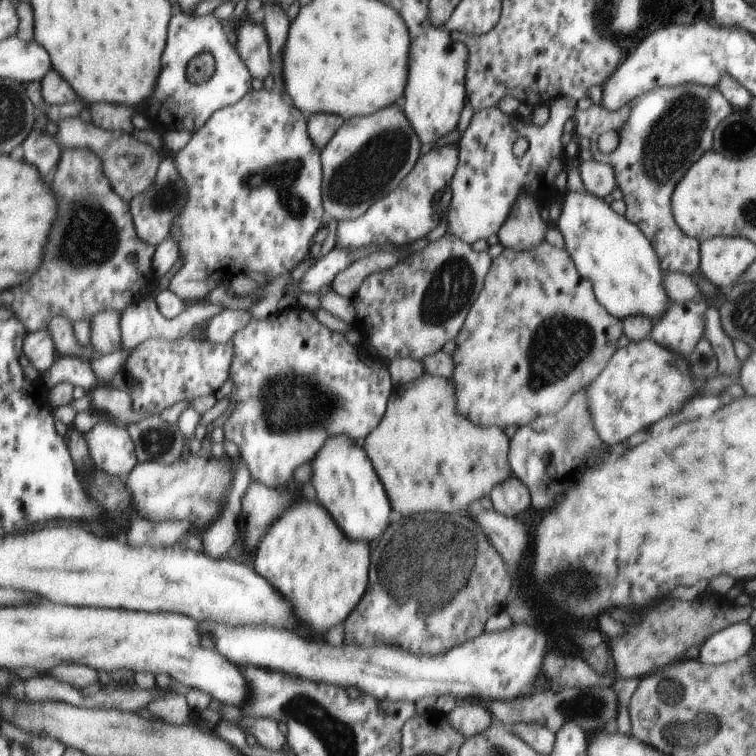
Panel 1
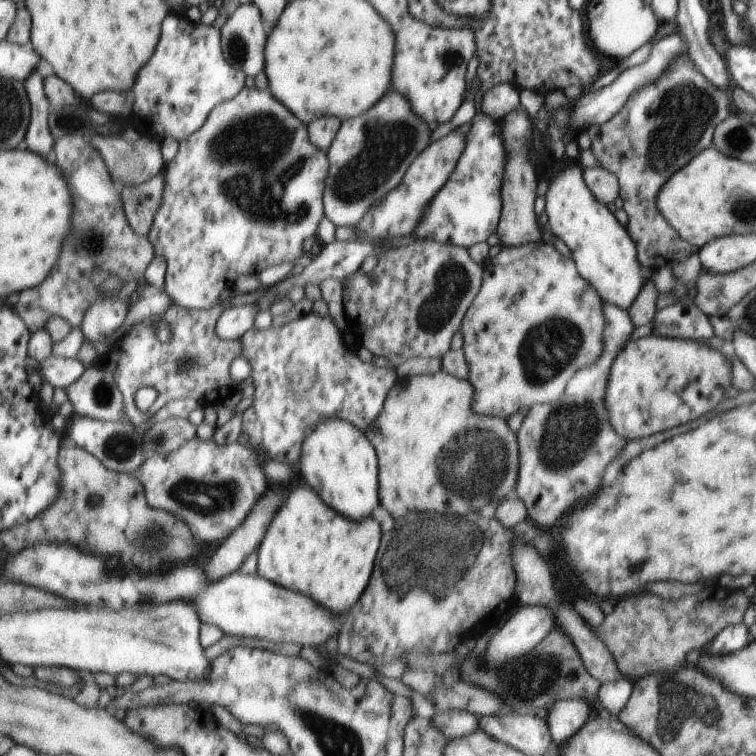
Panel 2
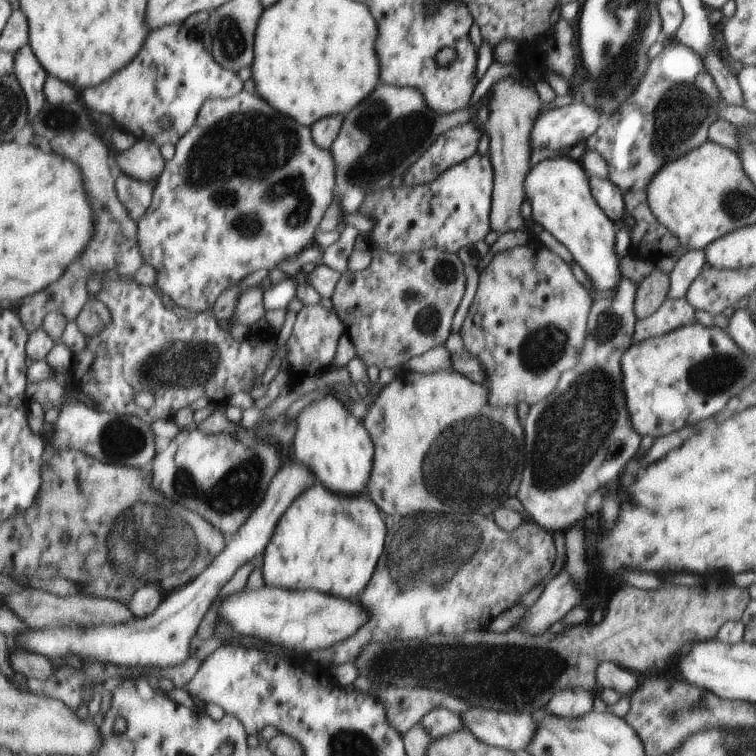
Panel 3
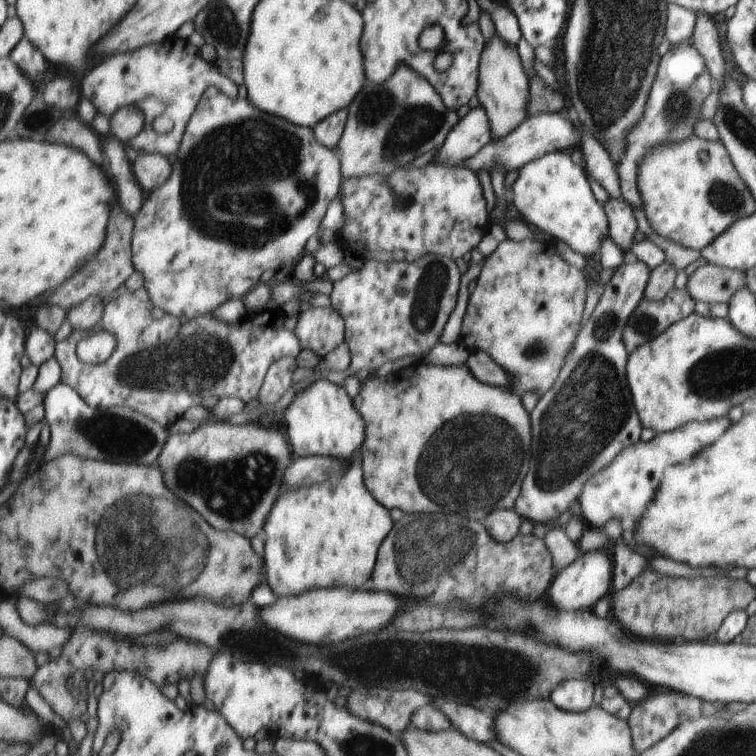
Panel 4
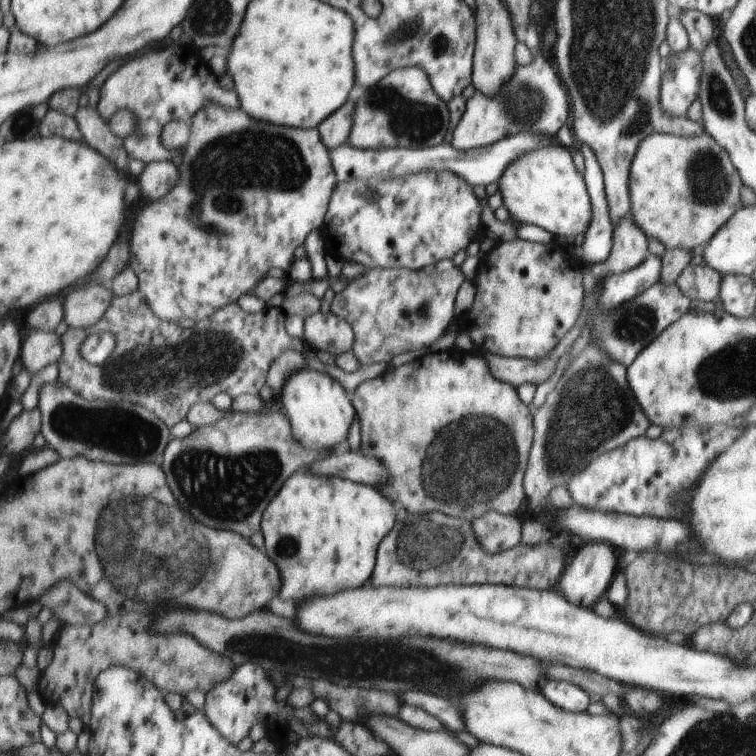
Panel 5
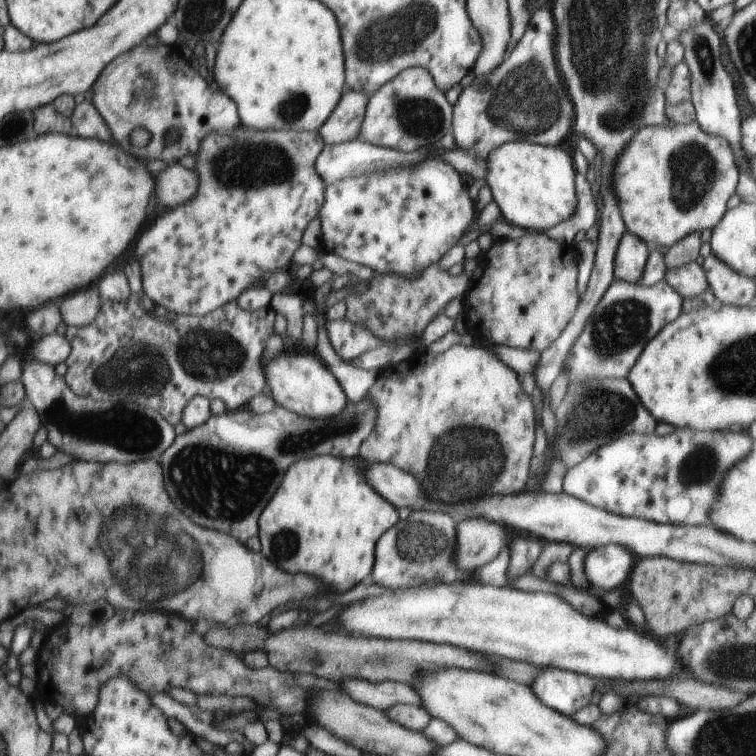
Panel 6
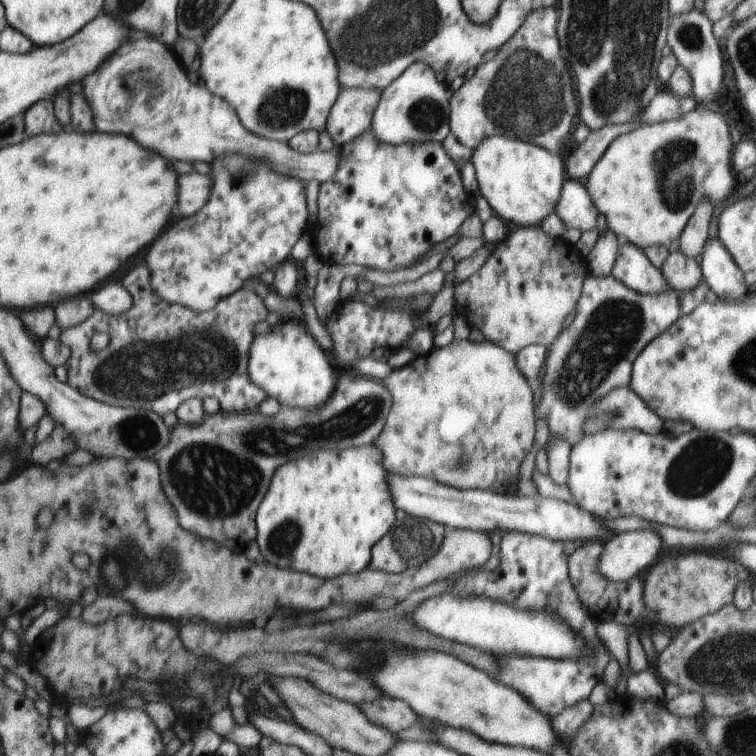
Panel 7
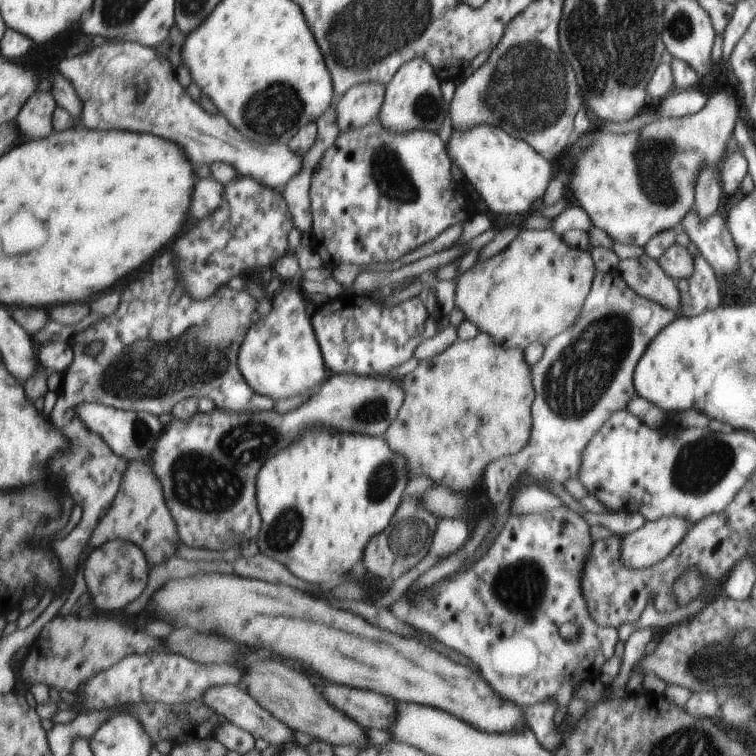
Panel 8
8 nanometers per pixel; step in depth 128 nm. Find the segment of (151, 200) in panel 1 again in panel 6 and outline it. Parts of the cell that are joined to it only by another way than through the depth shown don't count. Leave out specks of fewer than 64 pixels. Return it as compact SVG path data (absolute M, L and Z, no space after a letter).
M94 102L80 104L74 115L73 123L75 134L100 138L100 140L112 140L112 129Z

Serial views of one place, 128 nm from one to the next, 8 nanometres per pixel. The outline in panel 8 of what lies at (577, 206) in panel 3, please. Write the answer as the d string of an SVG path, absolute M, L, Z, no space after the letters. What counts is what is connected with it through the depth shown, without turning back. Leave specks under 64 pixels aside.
M486 123L469 130L454 129L447 143L449 157L454 164L460 168L465 177L465 181L471 182L472 186L481 196L481 200L486 203L486 209L496 216L523 216L530 215L530 210L536 200L544 198L548 190L548 184L552 184L552 164L545 157L538 153L525 140L515 139L502 129Z

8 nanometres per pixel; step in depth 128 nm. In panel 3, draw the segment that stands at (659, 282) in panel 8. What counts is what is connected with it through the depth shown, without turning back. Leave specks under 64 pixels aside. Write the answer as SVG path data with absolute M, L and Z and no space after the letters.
M589 177L589 184L592 193L597 199L597 203L601 205L601 209L609 215L609 219L619 227L625 227L624 202L620 189L610 179L600 177Z

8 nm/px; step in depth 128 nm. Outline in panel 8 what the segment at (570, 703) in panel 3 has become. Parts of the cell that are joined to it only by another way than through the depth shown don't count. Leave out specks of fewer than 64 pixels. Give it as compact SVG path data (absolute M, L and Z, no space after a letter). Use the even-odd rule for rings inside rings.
M558 507L544 514L512 515L486 554L470 568L434 583L428 589L432 594L418 592L412 600L396 600L390 610L416 630L422 630L448 648L468 656L506 700L512 700L518 706L546 701L568 706L580 680L590 678L590 672L598 670L598 666L602 668L618 644L617 628L599 625L591 616L589 604L583 596L581 579L592 548L587 520L568 507ZM566 623L582 628L580 638L577 635L577 640L572 643L566 642L561 635L561 627Z

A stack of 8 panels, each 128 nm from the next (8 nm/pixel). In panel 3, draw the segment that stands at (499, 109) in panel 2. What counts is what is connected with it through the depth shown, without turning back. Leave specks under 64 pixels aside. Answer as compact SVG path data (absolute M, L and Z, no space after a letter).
M379 80L378 88L375 88L370 96L366 96L366 100L364 100L364 102L362 102L358 108L354 108L354 112L349 112L346 115L344 118L344 126L341 128L341 134L337 136L337 139L333 142L333 146L330 148L331 152L333 153L335 163L337 164L338 198L340 198L340 202L342 202L343 211L346 212L346 214L350 214L359 210L361 204L364 203L365 194L368 191L375 191L376 189L383 189L390 186L390 184L392 184L392 180L394 180L396 176L403 176L405 172L408 171L409 168L412 167L413 164L416 163L417 160L420 159L421 156L424 155L425 152L433 146L436 140L445 134L446 131L452 131L453 128L457 127L458 125L475 120L476 108L479 106L481 101L485 101L485 105L489 103L489 92L484 98L480 100L478 104L476 104L474 109L462 109L461 111L449 112L448 114L439 113L436 112L433 108L430 108L429 104L426 104L423 94L417 88L387 85L386 83L383 83L381 80Z

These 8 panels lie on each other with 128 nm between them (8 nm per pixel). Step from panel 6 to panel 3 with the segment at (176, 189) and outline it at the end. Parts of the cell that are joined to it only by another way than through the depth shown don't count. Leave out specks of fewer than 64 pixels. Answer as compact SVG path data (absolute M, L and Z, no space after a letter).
M149 140L137 142L130 150L121 152L116 160L124 173L149 183L154 182L165 167L160 148Z

